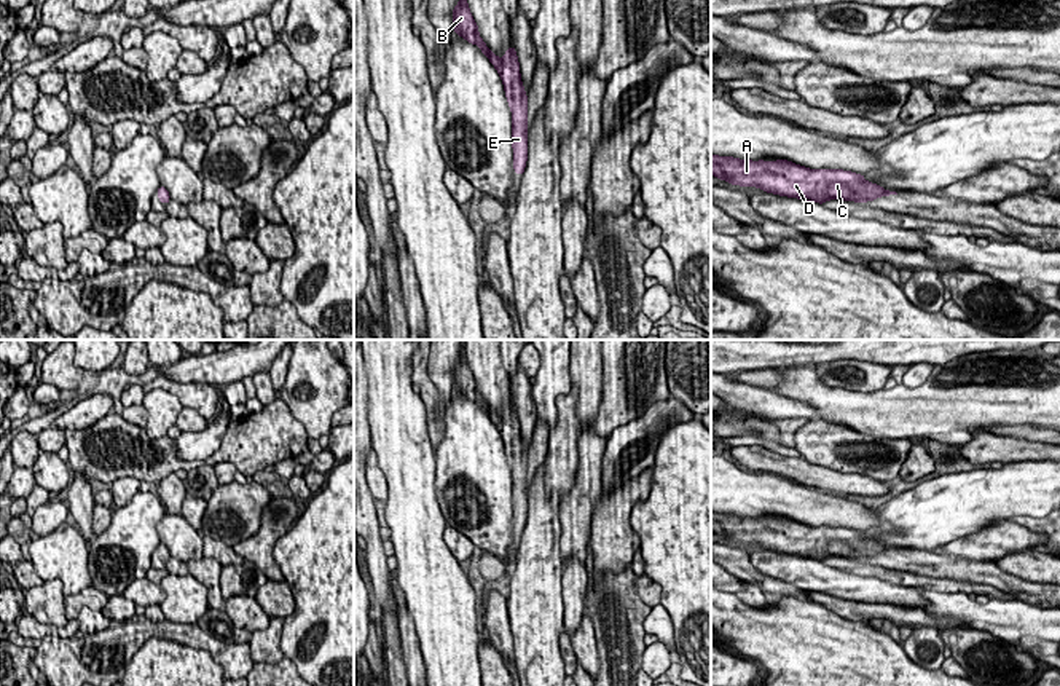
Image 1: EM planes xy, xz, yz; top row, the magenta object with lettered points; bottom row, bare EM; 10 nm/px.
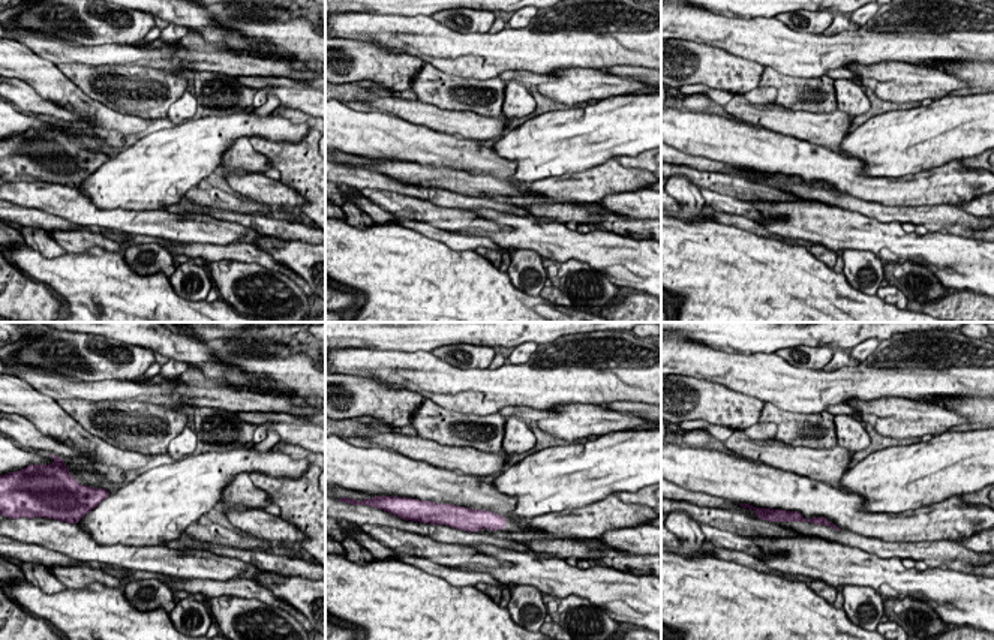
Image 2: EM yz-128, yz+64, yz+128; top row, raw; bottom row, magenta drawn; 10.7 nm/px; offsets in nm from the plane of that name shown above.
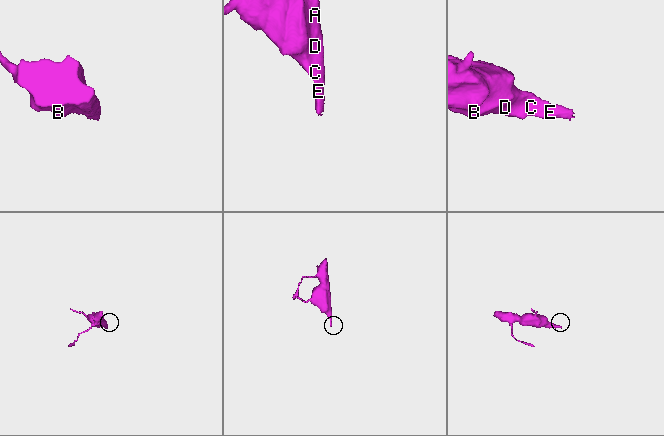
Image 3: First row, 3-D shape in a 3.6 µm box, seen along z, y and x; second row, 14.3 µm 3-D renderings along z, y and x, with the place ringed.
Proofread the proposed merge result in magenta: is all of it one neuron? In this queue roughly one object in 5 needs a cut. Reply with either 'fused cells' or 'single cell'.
single cell

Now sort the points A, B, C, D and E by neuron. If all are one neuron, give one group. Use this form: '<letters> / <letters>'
A B C D E

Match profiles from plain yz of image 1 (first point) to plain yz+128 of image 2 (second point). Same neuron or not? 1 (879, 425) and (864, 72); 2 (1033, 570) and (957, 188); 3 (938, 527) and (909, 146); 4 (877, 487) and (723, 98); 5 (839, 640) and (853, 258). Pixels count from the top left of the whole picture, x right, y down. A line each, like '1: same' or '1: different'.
1: different
2: different
3: same
4: different
5: different

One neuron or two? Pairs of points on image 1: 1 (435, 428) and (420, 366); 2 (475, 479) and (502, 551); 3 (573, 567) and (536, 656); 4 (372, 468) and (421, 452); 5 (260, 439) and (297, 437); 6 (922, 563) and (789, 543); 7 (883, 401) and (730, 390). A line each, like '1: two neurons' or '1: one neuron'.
1: one neuron
2: one neuron
3: two neurons
4: two neurons
5: one neuron
6: one neuron
7: two neurons

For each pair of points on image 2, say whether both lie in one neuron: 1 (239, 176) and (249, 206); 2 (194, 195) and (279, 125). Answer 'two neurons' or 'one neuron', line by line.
1: two neurons
2: two neurons

